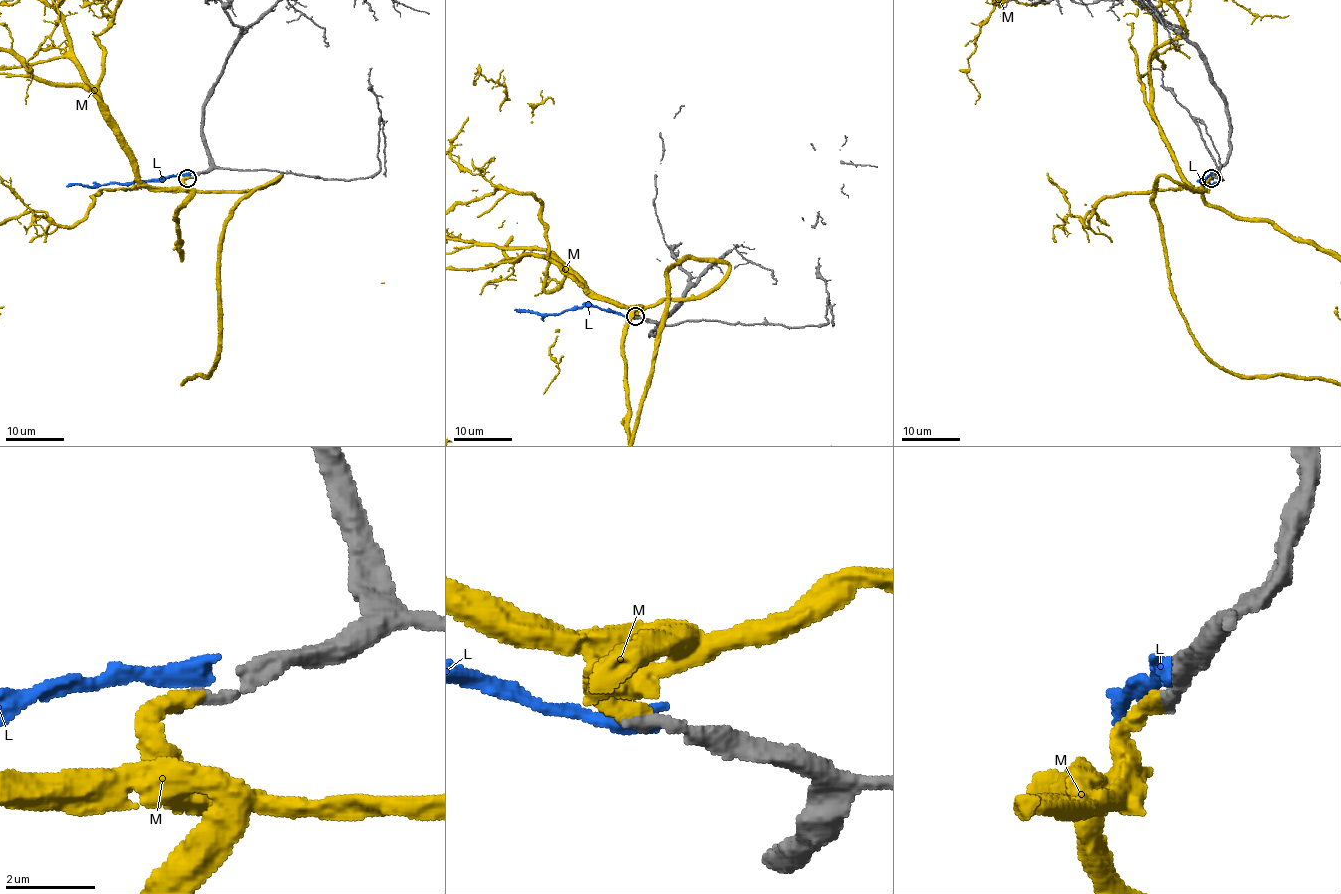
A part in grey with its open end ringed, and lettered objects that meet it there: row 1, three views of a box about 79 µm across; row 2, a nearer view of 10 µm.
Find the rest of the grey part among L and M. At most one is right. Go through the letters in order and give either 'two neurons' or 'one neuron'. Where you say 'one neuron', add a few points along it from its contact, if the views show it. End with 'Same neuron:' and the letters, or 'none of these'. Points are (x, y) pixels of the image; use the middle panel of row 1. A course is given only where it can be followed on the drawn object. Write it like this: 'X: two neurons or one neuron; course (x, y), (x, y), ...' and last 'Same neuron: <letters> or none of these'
L: two neurons
M: one neuron
Same neuron: M

